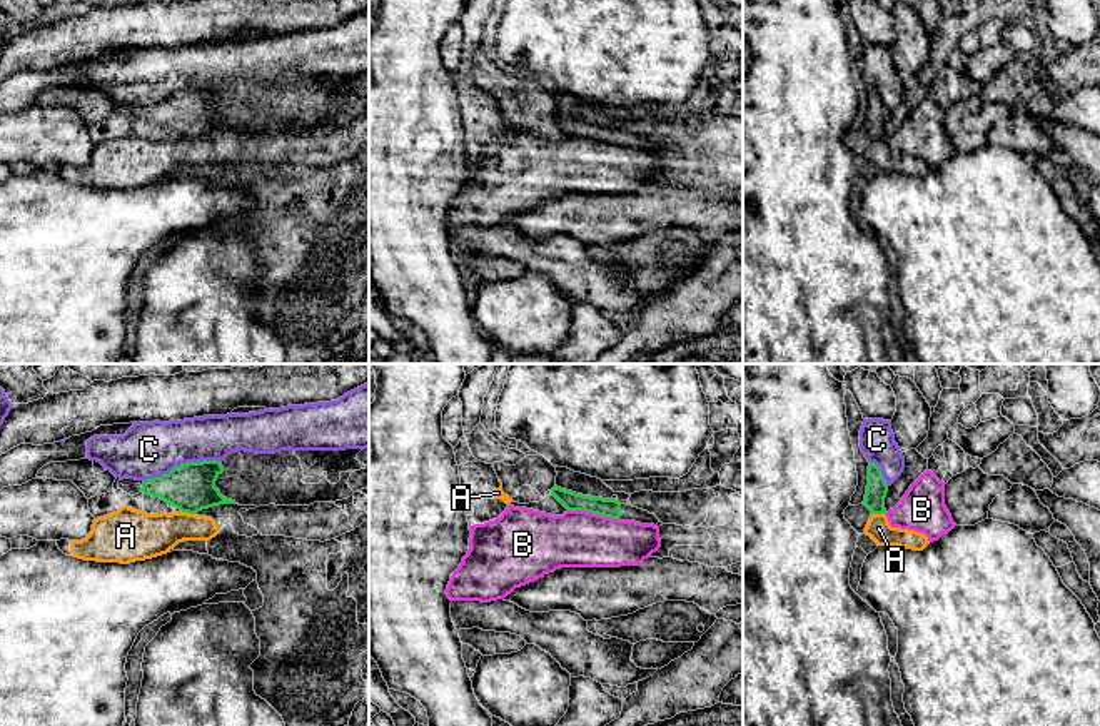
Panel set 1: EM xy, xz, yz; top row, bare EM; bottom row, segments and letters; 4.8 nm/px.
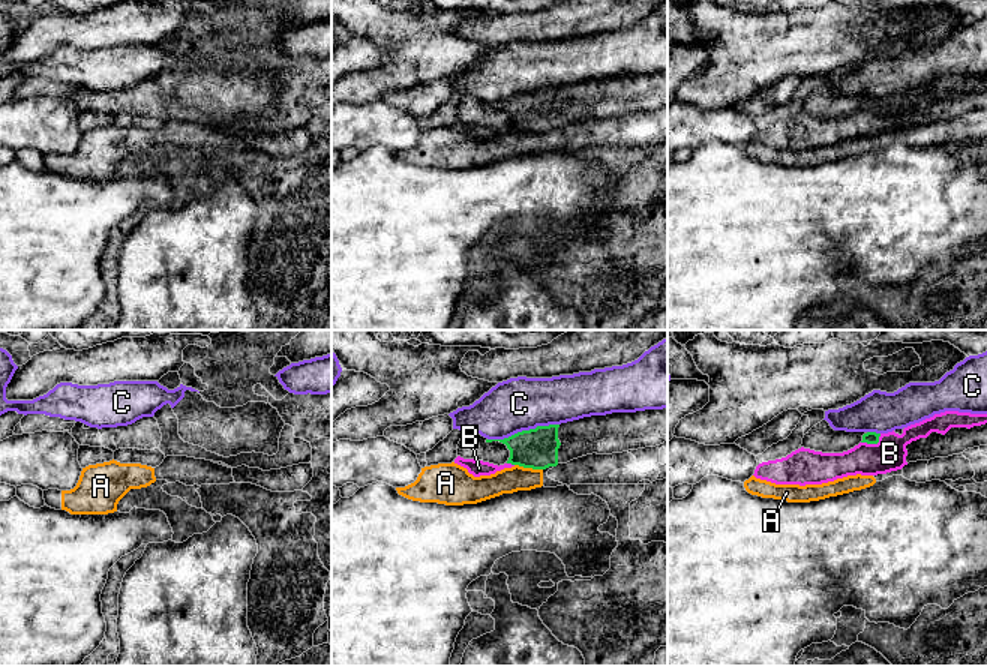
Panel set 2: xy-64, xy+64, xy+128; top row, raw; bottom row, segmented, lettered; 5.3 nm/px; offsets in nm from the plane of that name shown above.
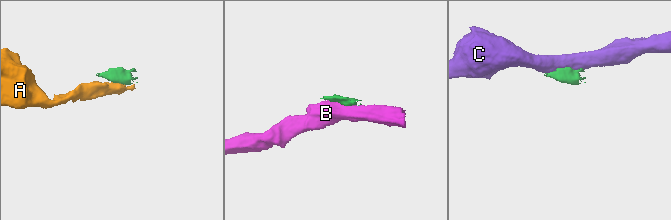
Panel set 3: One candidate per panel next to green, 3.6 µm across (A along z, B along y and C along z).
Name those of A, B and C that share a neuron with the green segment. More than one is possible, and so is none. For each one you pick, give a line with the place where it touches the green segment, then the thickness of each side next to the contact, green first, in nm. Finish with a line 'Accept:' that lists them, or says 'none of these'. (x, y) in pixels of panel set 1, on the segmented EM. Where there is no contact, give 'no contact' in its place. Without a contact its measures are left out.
Accept: none of these

